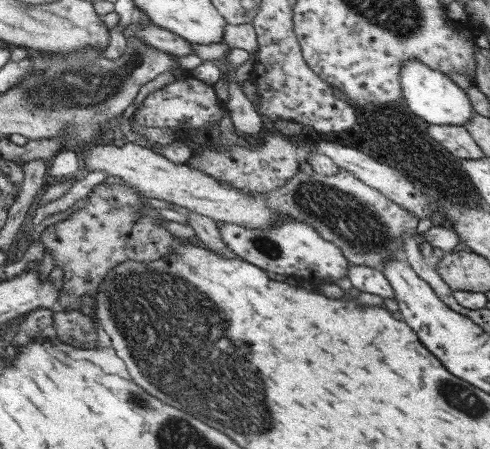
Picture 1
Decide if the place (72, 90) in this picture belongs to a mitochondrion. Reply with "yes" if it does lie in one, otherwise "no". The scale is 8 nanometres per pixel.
yes

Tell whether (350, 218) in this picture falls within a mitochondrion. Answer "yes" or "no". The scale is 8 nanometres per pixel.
yes

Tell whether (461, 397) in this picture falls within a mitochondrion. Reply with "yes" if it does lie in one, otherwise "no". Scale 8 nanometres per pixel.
yes

